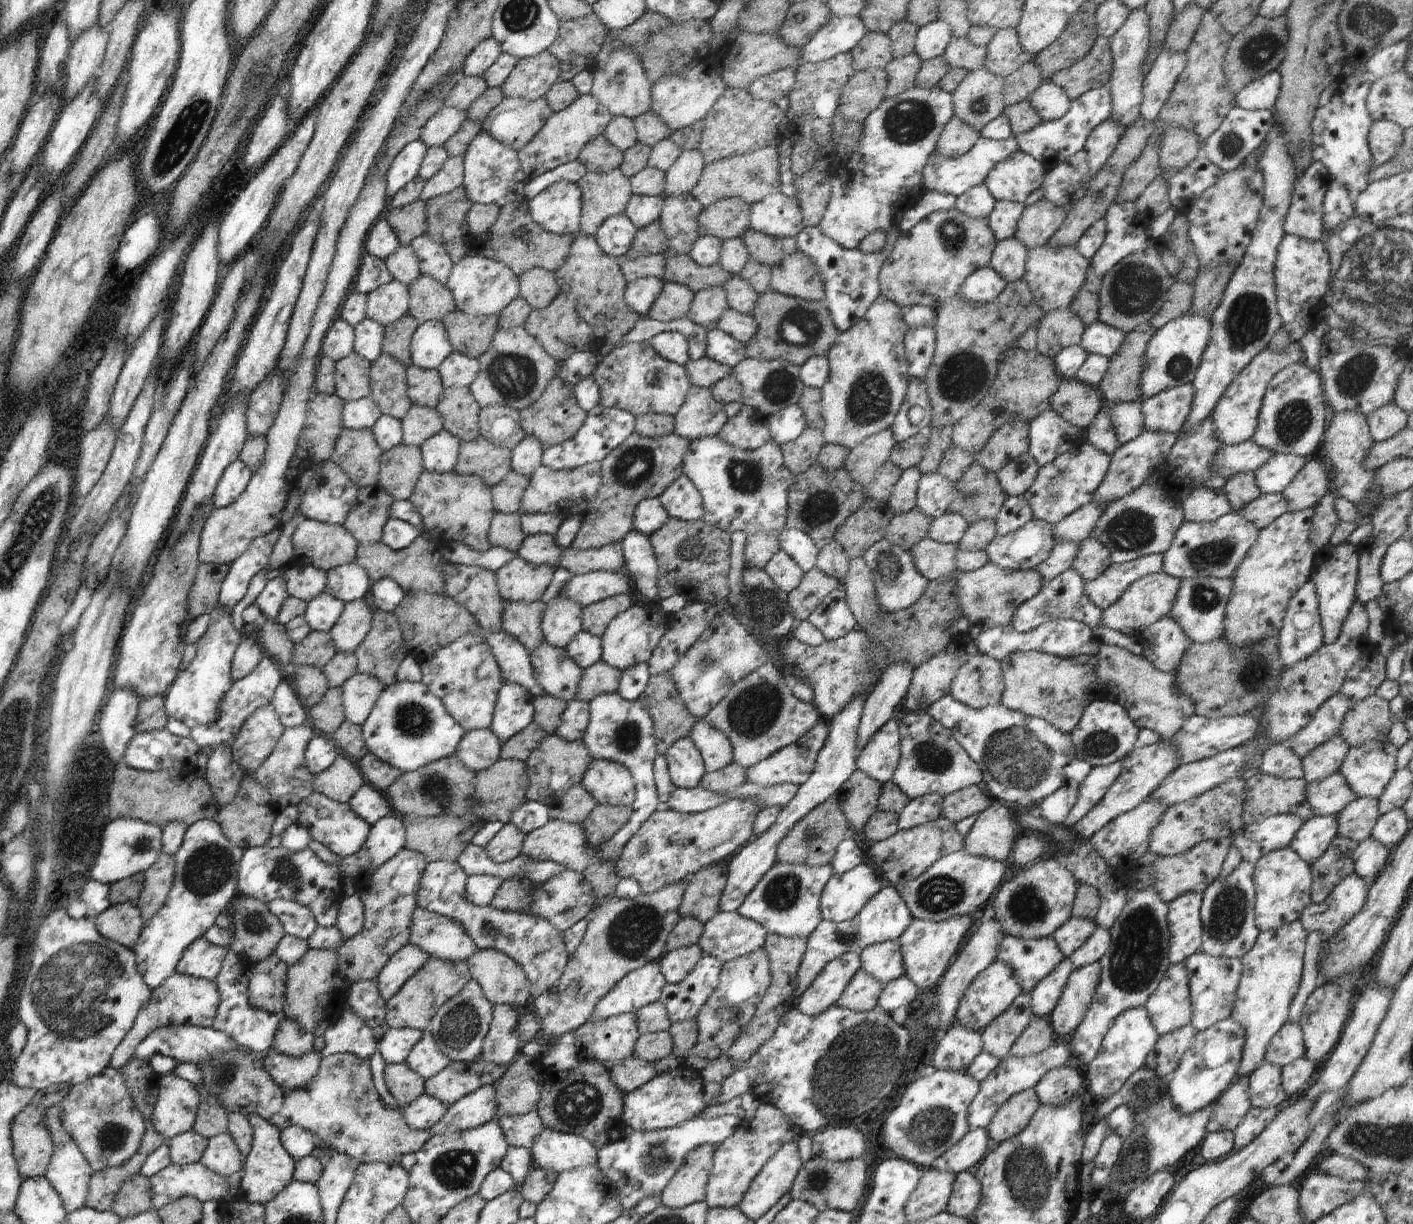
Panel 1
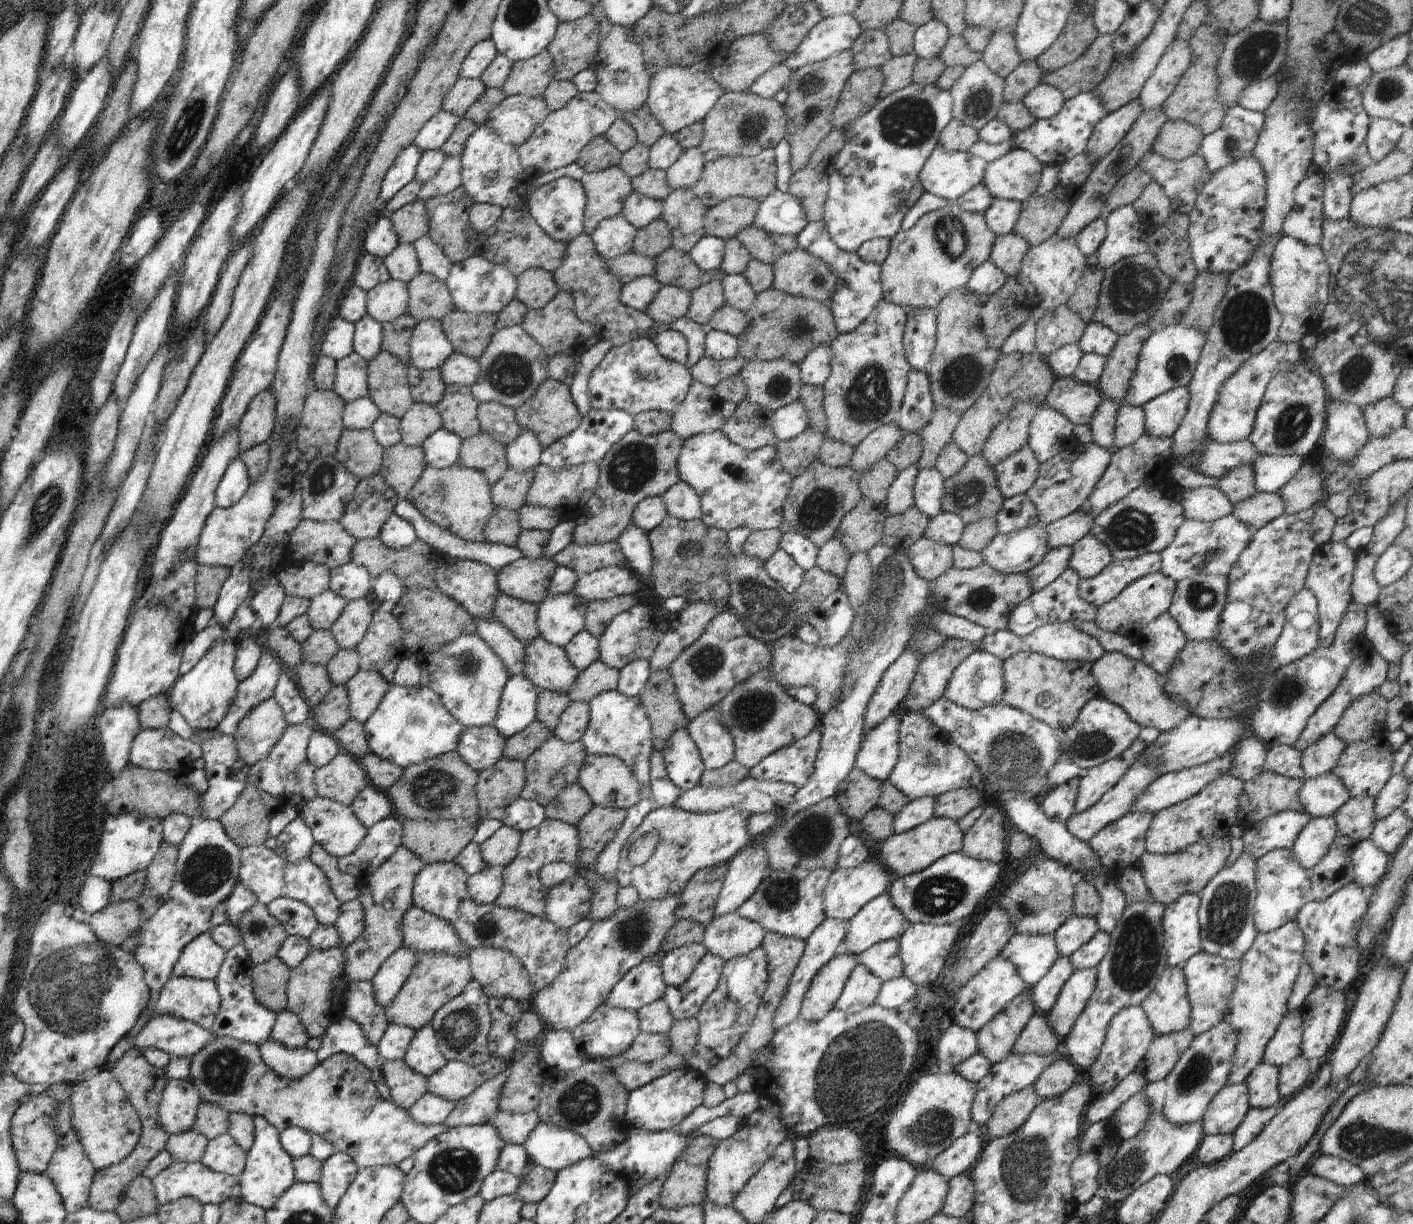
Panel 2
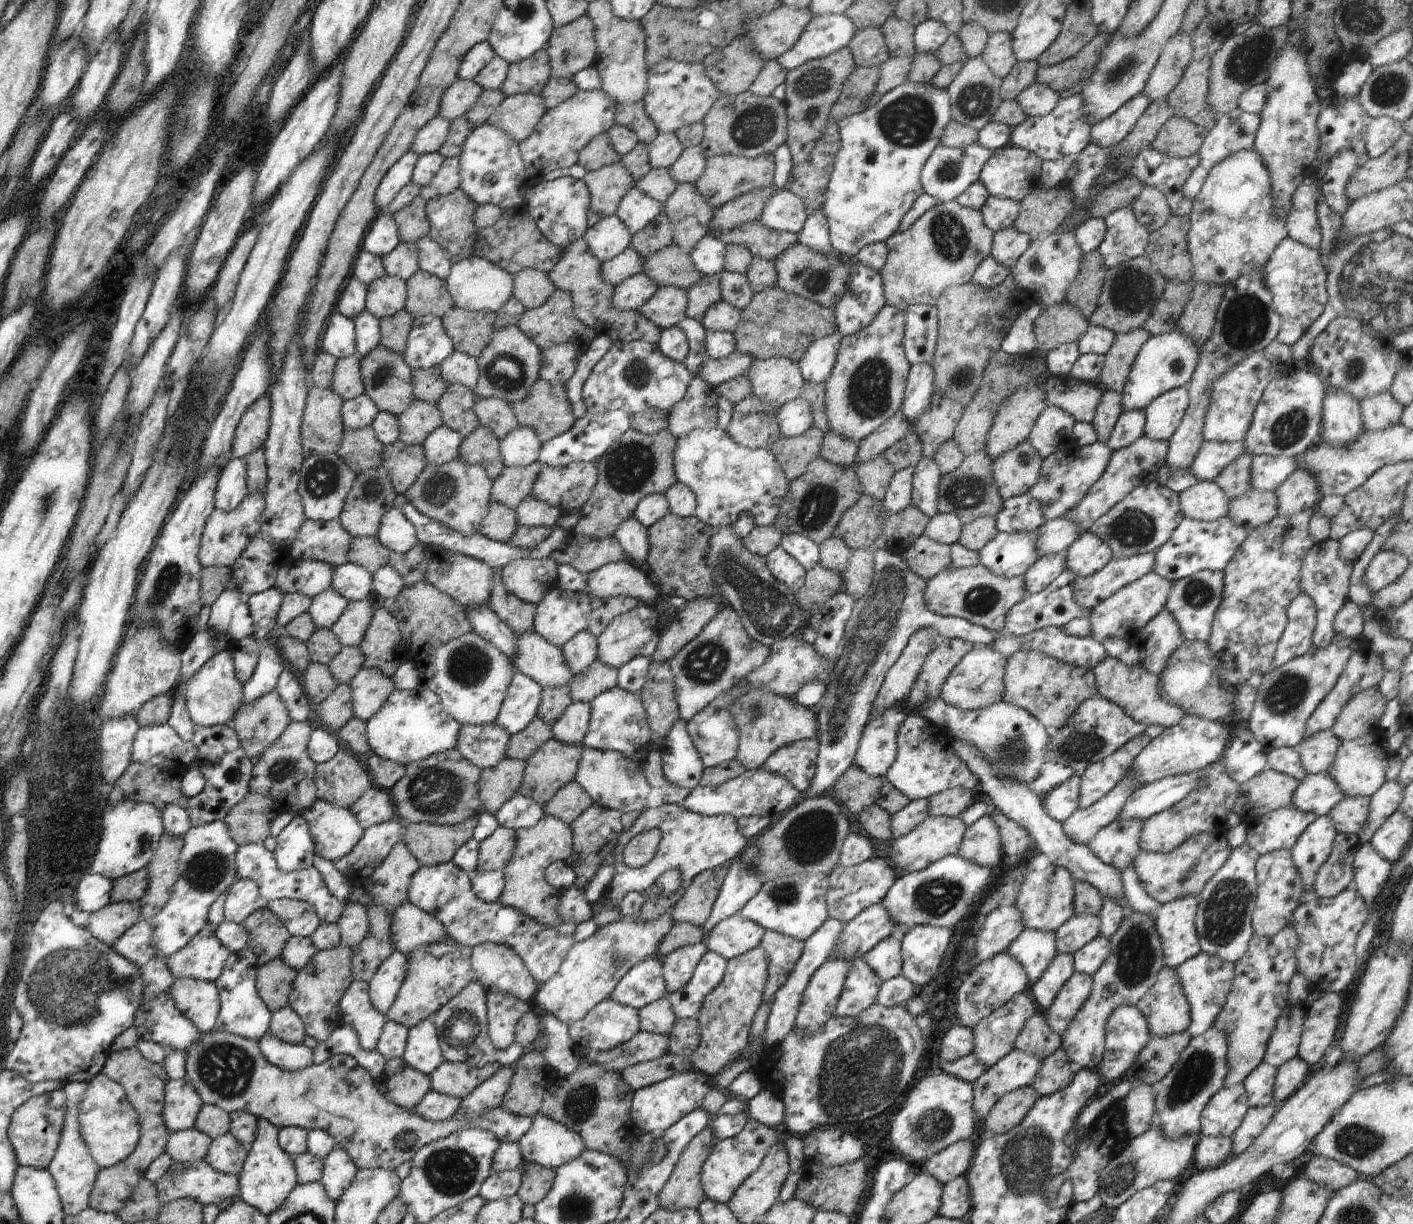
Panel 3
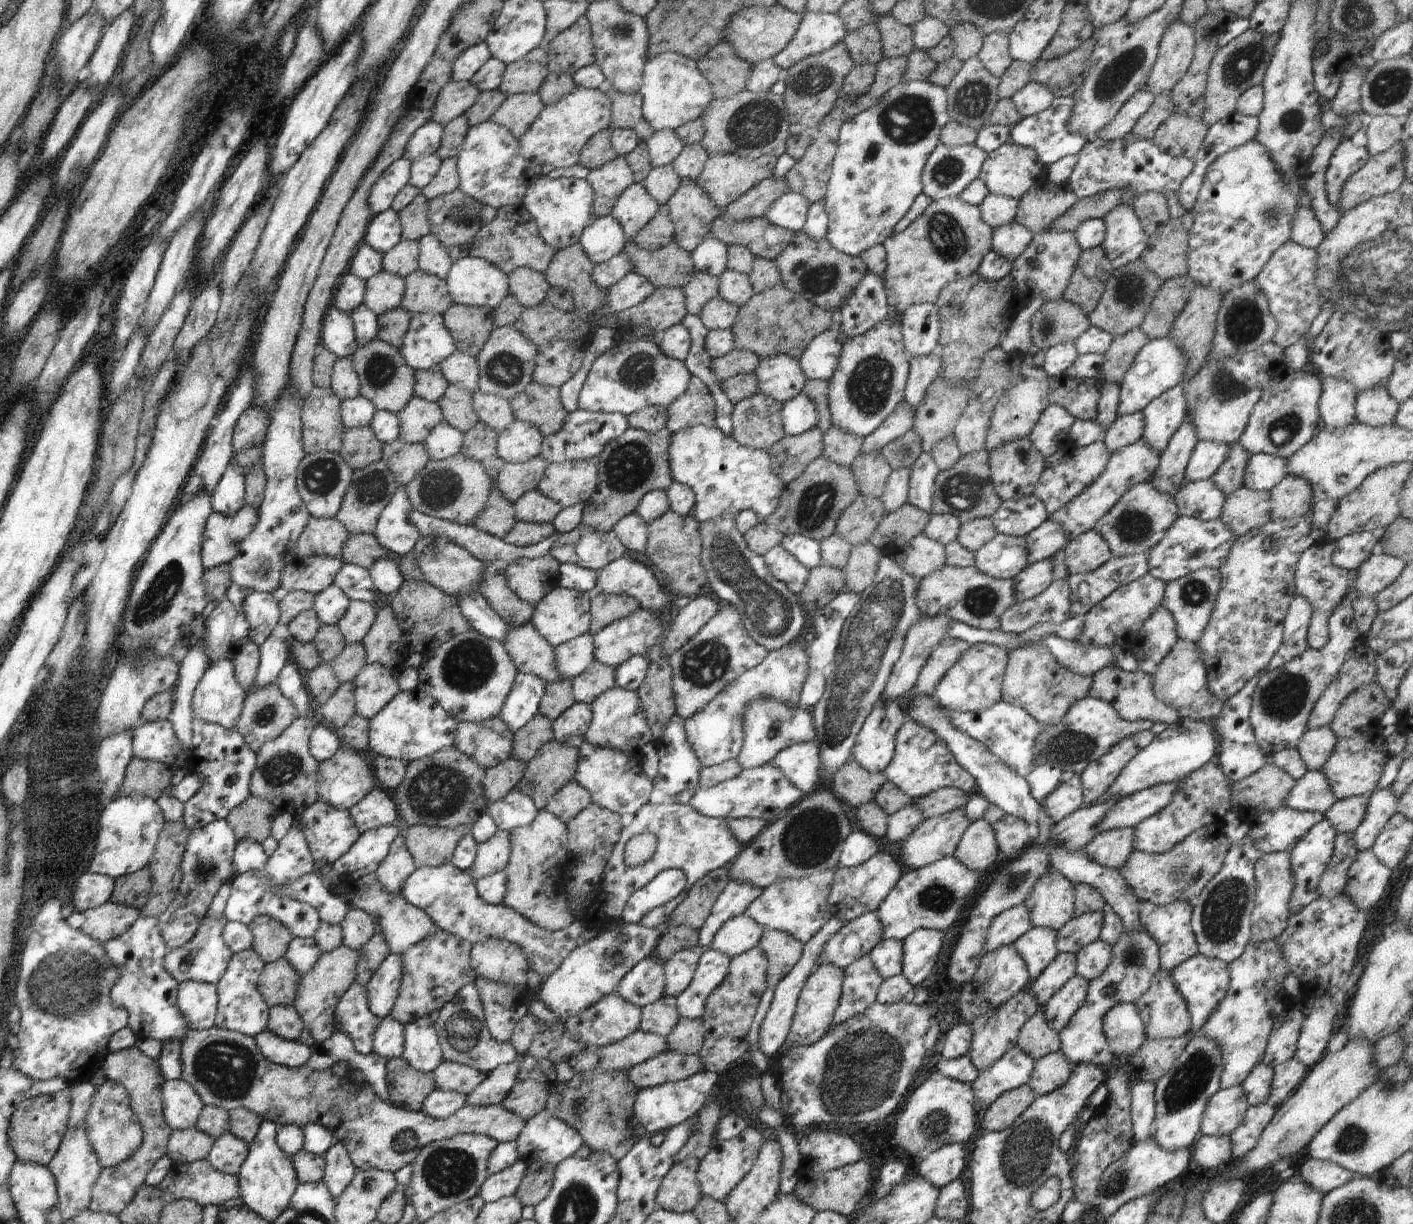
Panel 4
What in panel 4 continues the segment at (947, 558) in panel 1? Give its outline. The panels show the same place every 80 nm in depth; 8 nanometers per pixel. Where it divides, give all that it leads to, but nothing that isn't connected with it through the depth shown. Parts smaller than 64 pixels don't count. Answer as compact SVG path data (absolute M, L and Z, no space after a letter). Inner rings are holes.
M915 536L893 559L910 575L918 579L928 576L945 565L945 545L928 538Z

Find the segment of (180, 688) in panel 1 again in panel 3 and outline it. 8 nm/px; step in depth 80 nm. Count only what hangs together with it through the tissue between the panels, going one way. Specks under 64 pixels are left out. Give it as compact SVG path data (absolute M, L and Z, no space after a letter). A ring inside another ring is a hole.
M229 648L216 653L202 669L190 677L190 680L178 687L183 690L188 714L195 725L231 725L243 704L243 684L235 675L235 664Z

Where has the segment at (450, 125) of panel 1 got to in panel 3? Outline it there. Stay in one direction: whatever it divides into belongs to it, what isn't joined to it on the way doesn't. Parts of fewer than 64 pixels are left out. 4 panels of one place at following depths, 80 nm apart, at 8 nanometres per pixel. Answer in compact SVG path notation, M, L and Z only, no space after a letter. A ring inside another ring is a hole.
M436 116L430 119L417 133L411 151L418 156L438 153L450 130L450 121Z

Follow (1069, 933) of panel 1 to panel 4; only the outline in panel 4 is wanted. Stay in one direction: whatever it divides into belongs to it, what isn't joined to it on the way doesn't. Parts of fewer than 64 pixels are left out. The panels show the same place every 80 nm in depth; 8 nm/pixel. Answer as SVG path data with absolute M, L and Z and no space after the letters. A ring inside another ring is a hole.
M1103 911L1074 915L1057 931L1056 948L1059 953L1077 954L1082 947L1100 939Z

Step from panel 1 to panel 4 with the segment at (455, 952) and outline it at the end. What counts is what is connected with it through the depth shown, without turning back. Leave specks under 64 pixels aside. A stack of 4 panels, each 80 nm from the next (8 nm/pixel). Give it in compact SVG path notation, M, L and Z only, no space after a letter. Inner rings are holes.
M375 873L351 881L341 879L339 890L342 891L339 897L346 902L350 909L360 909L370 914L375 924L381 929L389 952L392 954L406 952L410 947L438 930L437 924L432 922L423 910L406 902L400 895L386 892Z

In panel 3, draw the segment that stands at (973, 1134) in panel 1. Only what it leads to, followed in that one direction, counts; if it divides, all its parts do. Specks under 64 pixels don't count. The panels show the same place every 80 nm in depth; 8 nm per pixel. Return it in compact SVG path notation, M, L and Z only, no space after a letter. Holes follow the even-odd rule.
M969 1139L958 1141L939 1153L933 1154L921 1168L944 1186L947 1182L966 1174L975 1148L976 1141L972 1142Z

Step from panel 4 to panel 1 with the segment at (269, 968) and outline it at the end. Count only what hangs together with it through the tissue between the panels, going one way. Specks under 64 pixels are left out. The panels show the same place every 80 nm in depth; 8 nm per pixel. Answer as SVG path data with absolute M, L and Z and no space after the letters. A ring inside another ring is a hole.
M272 954L250 968L247 1002L269 1013L282 1013L285 1007L287 964Z

